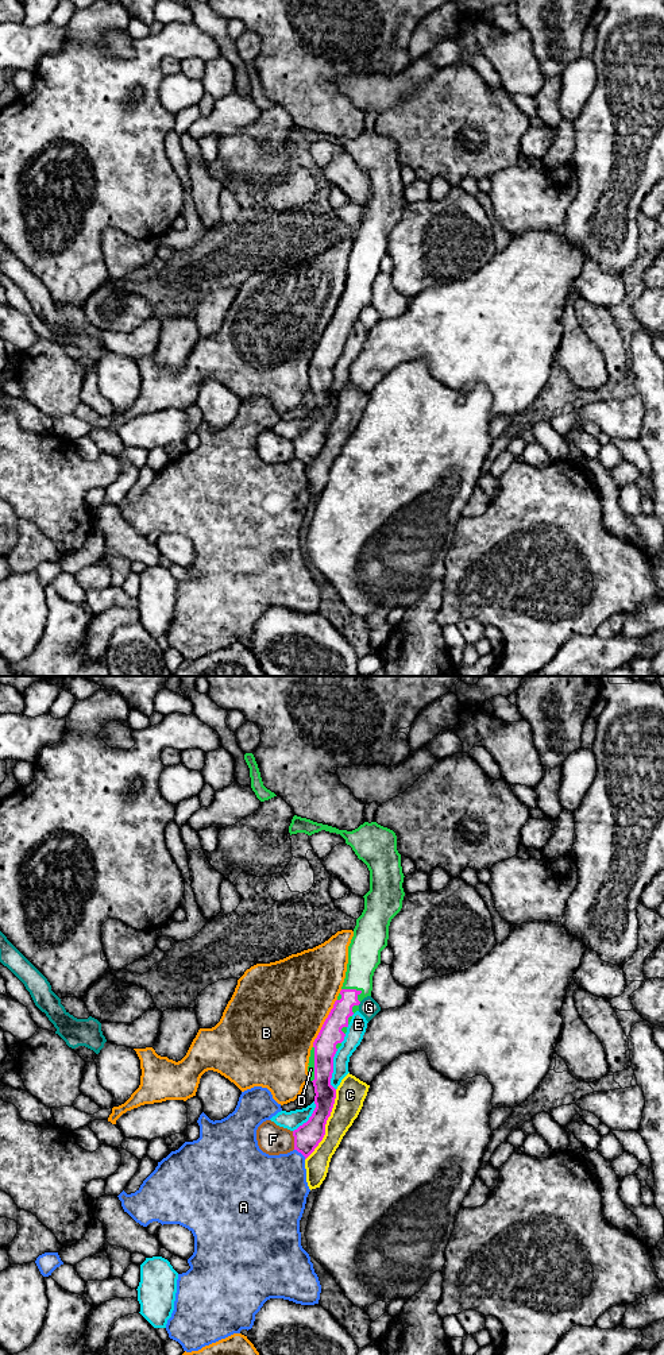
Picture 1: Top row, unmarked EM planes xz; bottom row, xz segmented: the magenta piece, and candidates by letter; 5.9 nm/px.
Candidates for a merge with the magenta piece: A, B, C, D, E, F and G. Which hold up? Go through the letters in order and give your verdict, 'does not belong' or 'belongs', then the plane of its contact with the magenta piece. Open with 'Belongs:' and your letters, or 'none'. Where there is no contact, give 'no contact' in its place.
Belongs: D
A: does not belong; contact in xz
B: does not belong; contact in xz
C: does not belong; contact in xz
D: belongs; contact in xz
E: does not belong; contact in xz
F: does not belong; contact in xz
G: does not belong; contact in xz

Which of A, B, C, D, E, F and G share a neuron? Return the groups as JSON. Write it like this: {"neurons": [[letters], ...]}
{"neurons": [["A"], ["B"], ["C"], ["D"], ["E"], ["F"], ["G"]]}

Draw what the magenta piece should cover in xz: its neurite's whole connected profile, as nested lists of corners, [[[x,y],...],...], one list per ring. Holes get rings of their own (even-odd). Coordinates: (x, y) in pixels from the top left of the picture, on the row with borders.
[[[294,815],[289,833],[312,835],[321,830],[340,834],[359,860],[370,870],[370,891],[364,897],[364,910],[356,919],[354,937],[348,946],[345,978],[337,1000],[325,1019],[310,1050],[308,1073],[314,1086],[316,1108],[306,1123],[293,1131],[294,1150],[305,1159],[314,1151],[325,1135],[336,1089],[331,1085],[333,1057],[344,1041],[352,1015],[360,1001],[371,996],[372,976],[381,964],[381,951],[387,946],[389,926],[401,911],[405,896],[401,854],[397,835],[377,822],[364,822],[352,831],[313,822]]]

